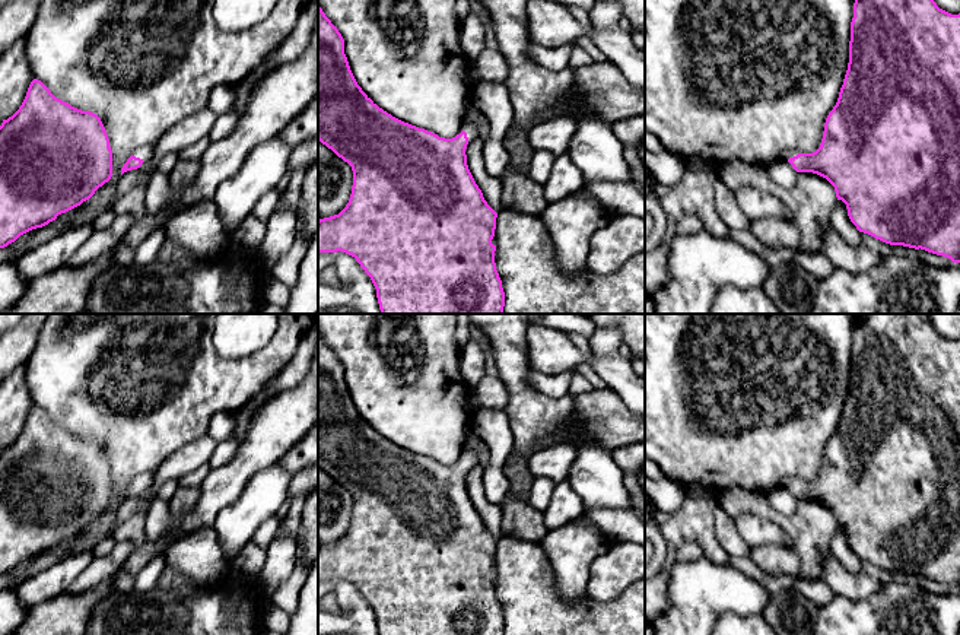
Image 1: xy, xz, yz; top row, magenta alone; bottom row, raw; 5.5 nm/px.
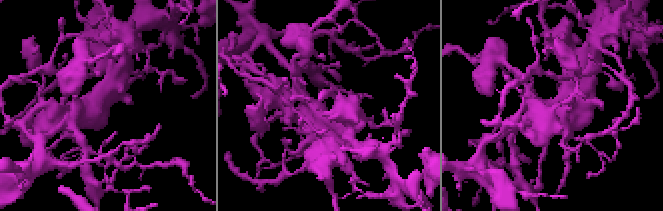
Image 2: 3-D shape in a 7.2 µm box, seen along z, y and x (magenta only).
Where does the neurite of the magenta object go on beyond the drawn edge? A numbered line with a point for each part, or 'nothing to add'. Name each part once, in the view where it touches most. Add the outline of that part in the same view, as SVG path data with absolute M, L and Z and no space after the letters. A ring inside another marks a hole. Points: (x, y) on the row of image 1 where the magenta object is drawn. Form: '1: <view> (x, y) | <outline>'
1: xy (146, 152) | M150 145L150 146L143 146L139 147L133 152L133 156L140 158L140 159L150 159L155 155L156 150L156 145Z

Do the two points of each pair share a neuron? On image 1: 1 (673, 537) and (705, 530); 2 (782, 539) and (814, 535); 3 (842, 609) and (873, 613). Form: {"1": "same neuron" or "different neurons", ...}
{"1": "same neuron", "2": "different neurons", "3": "same neuron"}

